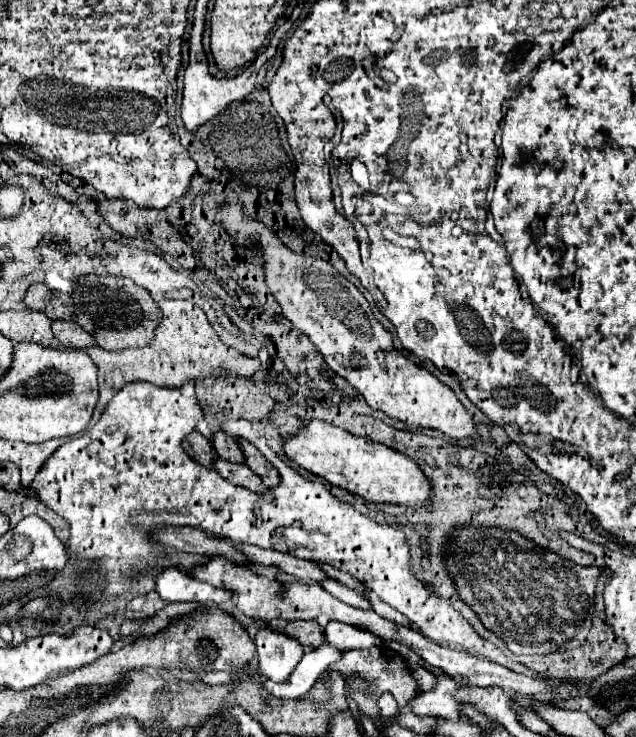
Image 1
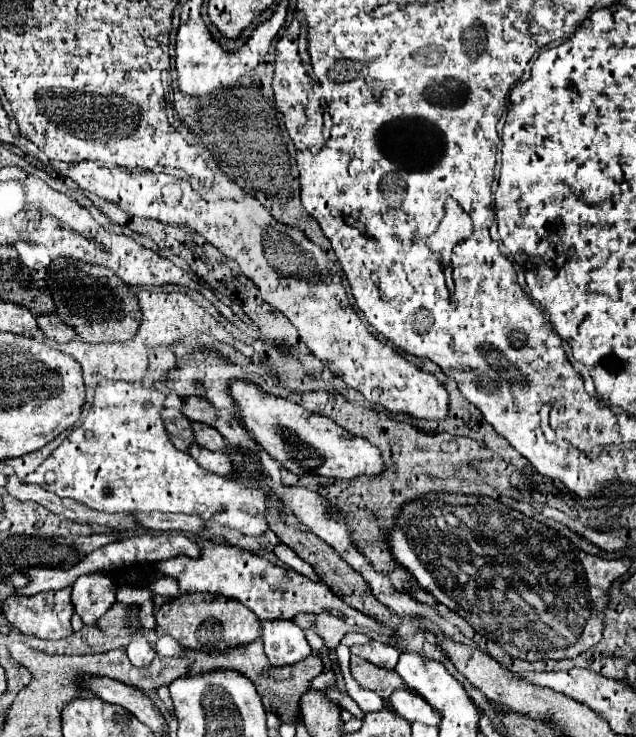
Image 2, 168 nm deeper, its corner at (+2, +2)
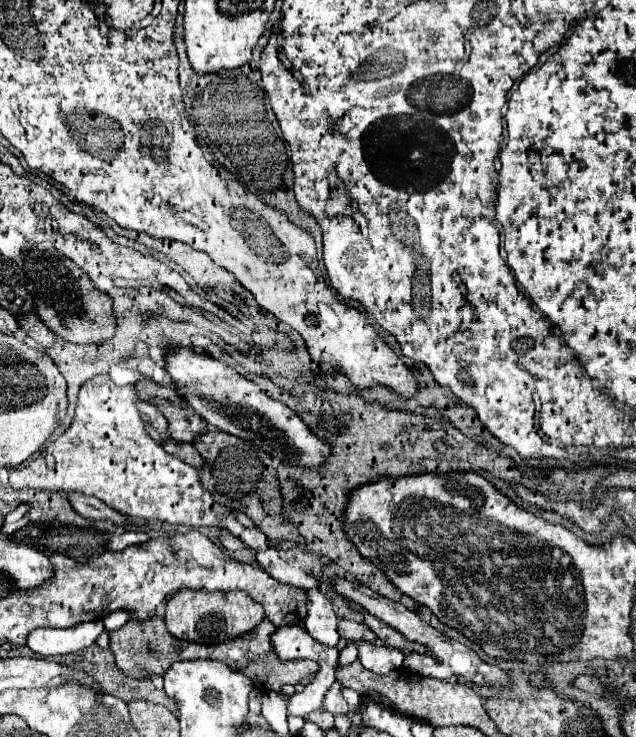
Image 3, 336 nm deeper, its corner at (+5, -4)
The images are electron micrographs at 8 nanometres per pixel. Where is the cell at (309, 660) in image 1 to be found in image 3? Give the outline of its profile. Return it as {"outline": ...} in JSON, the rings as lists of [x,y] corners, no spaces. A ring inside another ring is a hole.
{"outline":[[[361,642],[359,644],[359,660],[361,664],[375,672],[375,674],[389,674],[393,670],[399,670],[403,664],[403,650],[389,648],[385,644],[371,644],[371,642]]]}

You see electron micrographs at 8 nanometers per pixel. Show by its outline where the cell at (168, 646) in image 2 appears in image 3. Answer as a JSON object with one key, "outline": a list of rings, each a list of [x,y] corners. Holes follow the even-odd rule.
{"outline":[[[117,610],[117,612],[107,614],[107,616],[103,618],[103,624],[105,624],[107,630],[117,630],[117,628],[121,628],[121,626],[127,622],[127,618],[129,618],[129,612]]]}

